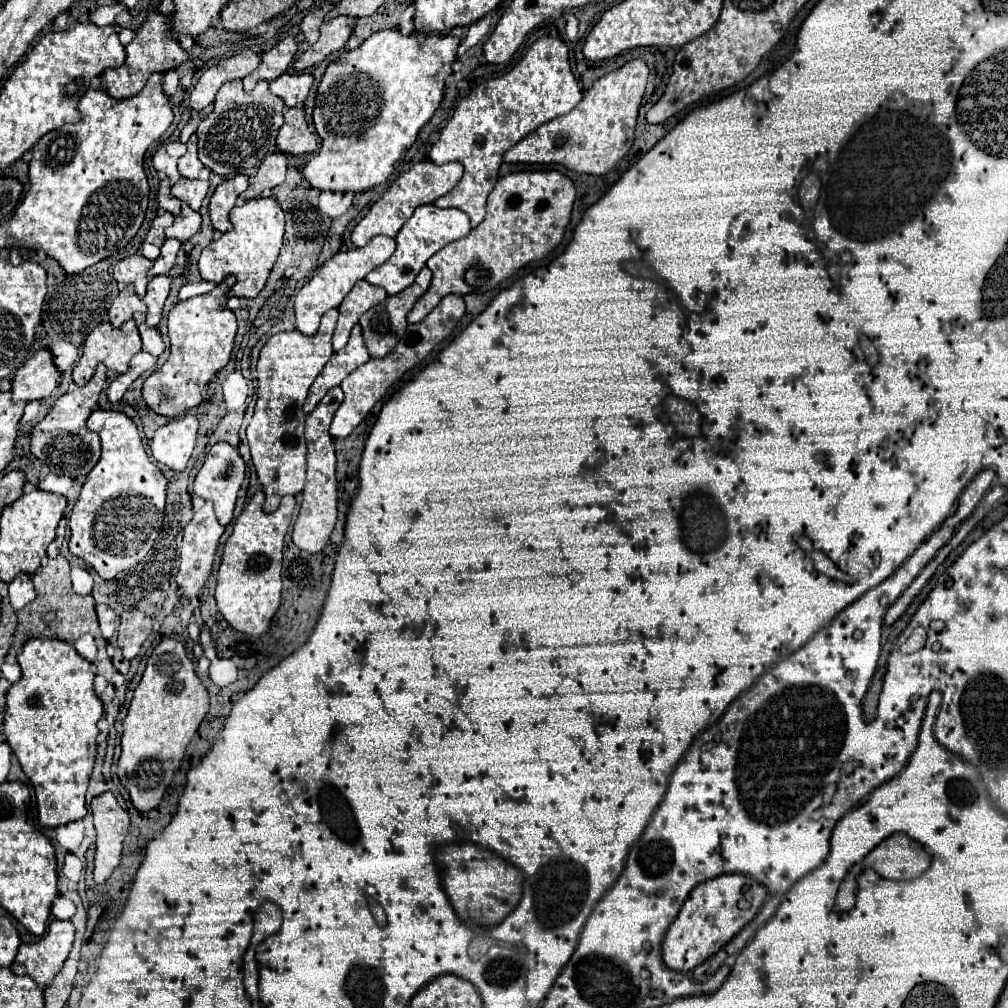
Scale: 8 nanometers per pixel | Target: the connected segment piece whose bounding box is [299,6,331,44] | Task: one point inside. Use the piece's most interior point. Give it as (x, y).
(310, 24)

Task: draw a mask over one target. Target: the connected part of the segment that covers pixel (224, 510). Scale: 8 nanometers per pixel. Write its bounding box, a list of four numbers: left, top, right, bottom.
[193,442,245,526]

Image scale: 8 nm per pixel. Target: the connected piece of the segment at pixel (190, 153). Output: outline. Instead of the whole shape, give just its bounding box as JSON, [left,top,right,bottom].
[179,134,203,178]

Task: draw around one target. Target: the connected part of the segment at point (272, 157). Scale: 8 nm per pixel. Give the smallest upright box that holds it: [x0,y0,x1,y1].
[257,152,287,188]

